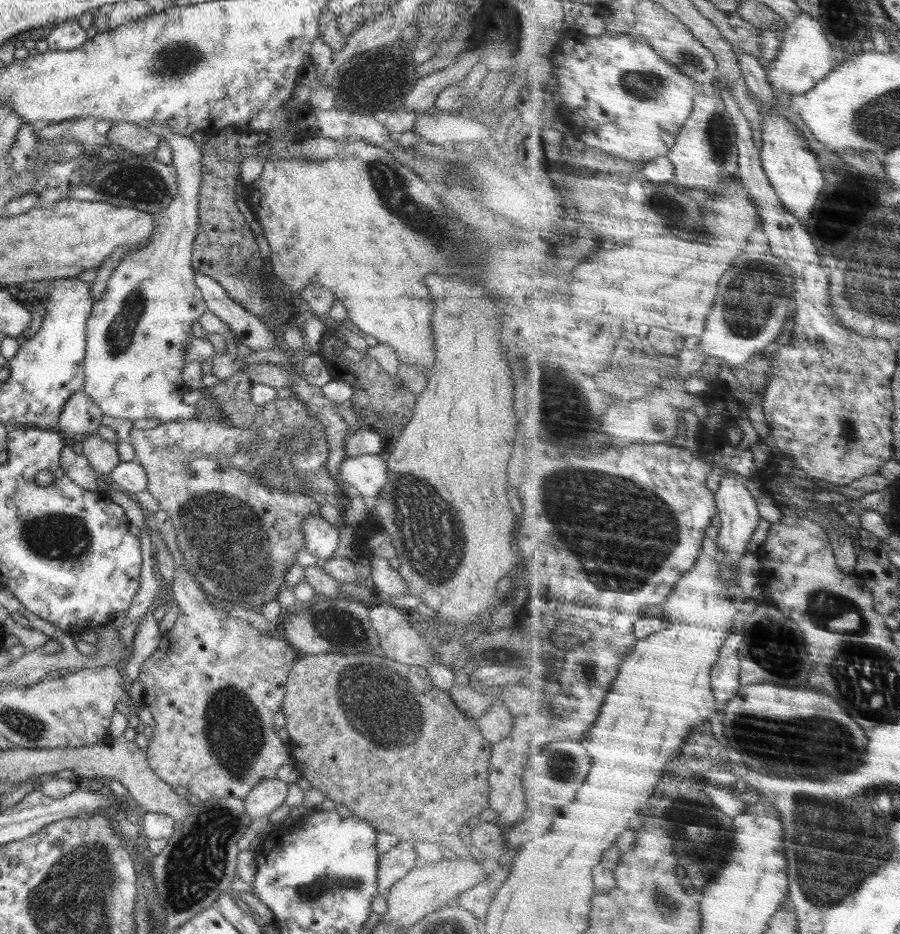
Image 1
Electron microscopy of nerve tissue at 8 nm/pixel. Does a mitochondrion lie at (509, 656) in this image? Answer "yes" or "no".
no

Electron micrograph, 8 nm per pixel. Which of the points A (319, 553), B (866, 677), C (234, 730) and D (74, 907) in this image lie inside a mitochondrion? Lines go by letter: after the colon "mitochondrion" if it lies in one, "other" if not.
A: other
B: mitochondrion
C: mitochondrion
D: mitochondrion

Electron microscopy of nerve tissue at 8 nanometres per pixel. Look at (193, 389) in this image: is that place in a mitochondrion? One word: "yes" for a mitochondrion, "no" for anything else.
no

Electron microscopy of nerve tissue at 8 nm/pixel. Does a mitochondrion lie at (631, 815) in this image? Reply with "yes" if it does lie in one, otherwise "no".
no

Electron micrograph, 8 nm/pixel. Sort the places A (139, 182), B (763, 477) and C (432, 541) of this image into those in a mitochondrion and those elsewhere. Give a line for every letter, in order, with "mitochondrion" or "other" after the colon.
A: mitochondrion
B: other
C: mitochondrion

